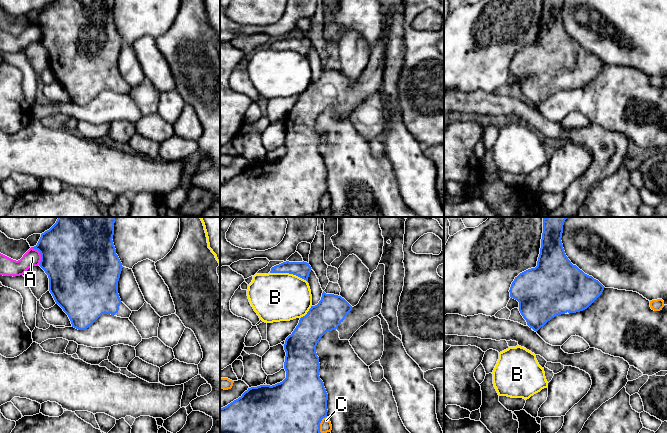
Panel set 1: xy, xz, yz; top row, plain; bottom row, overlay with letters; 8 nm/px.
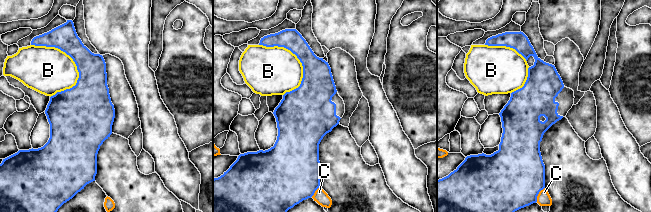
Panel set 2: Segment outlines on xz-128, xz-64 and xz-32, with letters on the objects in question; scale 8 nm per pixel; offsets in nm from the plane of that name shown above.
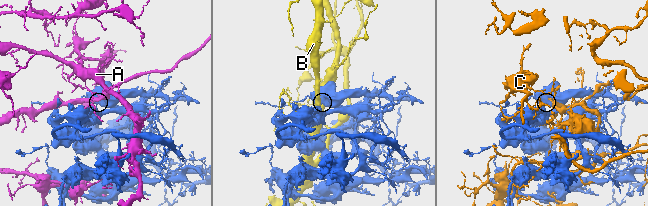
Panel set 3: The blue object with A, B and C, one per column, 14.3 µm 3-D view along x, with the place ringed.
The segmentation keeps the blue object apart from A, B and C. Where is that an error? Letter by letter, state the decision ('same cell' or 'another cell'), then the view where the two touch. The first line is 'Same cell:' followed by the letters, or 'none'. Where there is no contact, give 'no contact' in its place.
Same cell: none
A: another cell | xy
B: another cell | xz
C: another cell | xz

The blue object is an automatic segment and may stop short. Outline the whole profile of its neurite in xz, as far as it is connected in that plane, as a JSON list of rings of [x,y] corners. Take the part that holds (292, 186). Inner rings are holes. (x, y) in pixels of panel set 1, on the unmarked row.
[[[379,40],[370,53],[366,68],[359,79],[352,83],[344,74],[334,70],[322,69],[321,76],[311,82],[307,90],[300,94],[298,101],[284,120],[286,128],[284,145],[286,154],[275,161],[260,161],[248,164],[241,173],[227,182],[220,184],[220,217],[301,217],[321,210],[320,199],[327,193],[328,170],[319,152],[319,133],[316,122],[321,113],[328,107],[337,106],[340,116],[350,116],[353,110],[369,95],[381,89],[384,70],[385,41]]]

